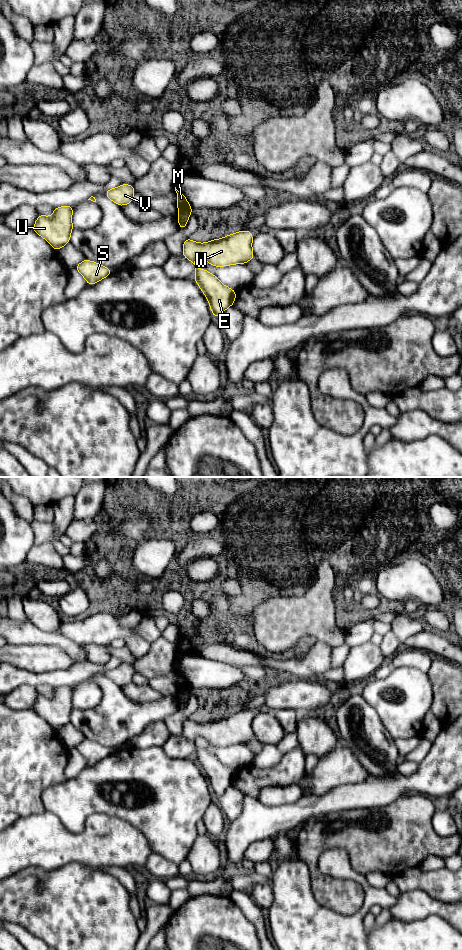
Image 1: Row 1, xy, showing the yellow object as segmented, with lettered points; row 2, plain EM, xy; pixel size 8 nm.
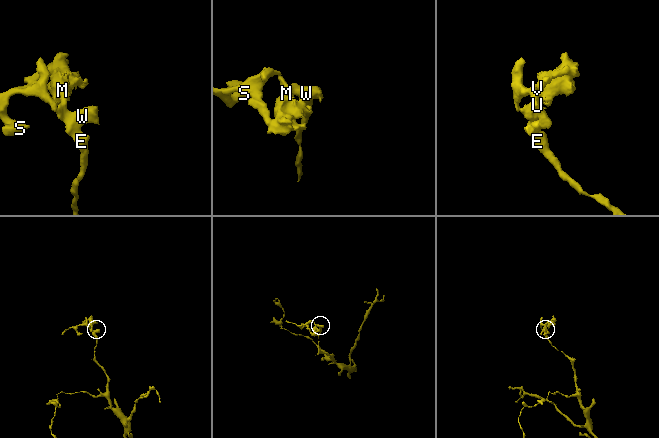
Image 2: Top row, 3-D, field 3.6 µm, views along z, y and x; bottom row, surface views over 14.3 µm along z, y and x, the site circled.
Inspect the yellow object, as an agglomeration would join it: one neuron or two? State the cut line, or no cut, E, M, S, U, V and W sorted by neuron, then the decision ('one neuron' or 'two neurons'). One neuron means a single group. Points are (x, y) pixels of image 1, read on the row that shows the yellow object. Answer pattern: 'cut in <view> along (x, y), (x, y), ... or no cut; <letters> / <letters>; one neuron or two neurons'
cut in xy along (180, 211), (186, 211), (189, 214); E S U V W / M; two neurons

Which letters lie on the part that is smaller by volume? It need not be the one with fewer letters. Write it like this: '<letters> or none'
M

